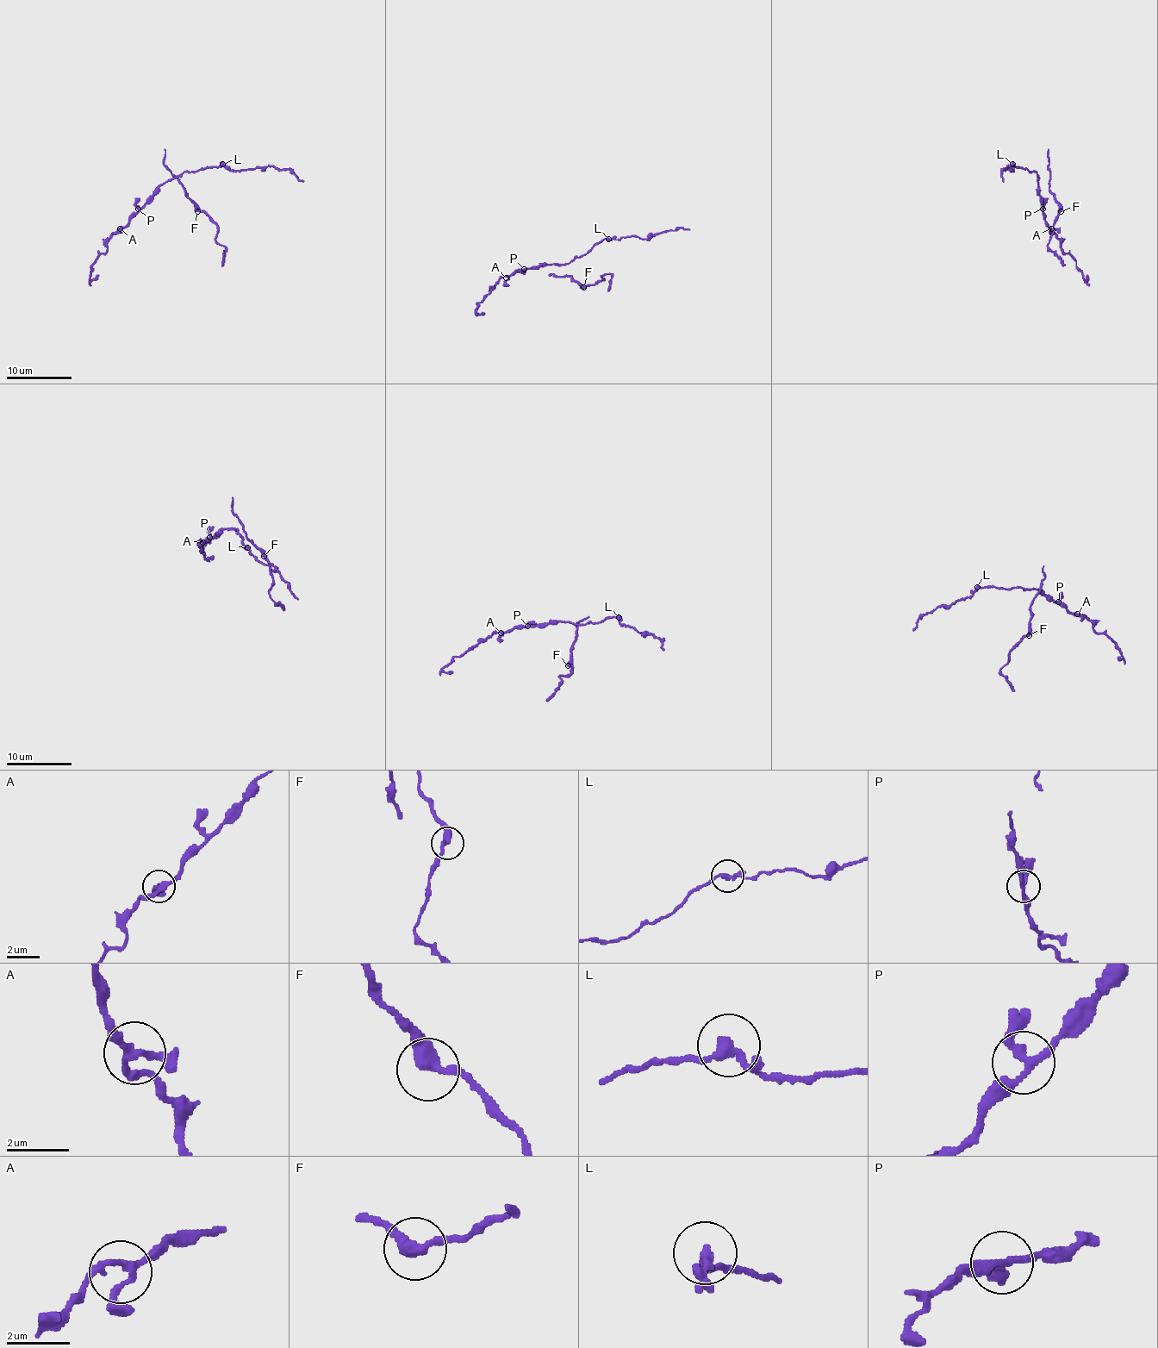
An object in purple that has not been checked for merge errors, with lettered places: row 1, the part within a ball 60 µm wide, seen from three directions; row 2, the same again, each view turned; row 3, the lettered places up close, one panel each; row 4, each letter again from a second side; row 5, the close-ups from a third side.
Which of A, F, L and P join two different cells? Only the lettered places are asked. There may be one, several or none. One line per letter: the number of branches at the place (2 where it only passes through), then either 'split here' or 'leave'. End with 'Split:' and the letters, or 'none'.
A: branches 3; leave
F: branches 2; leave
L: branches 3; leave
P: branches 3; leave
Split: none

